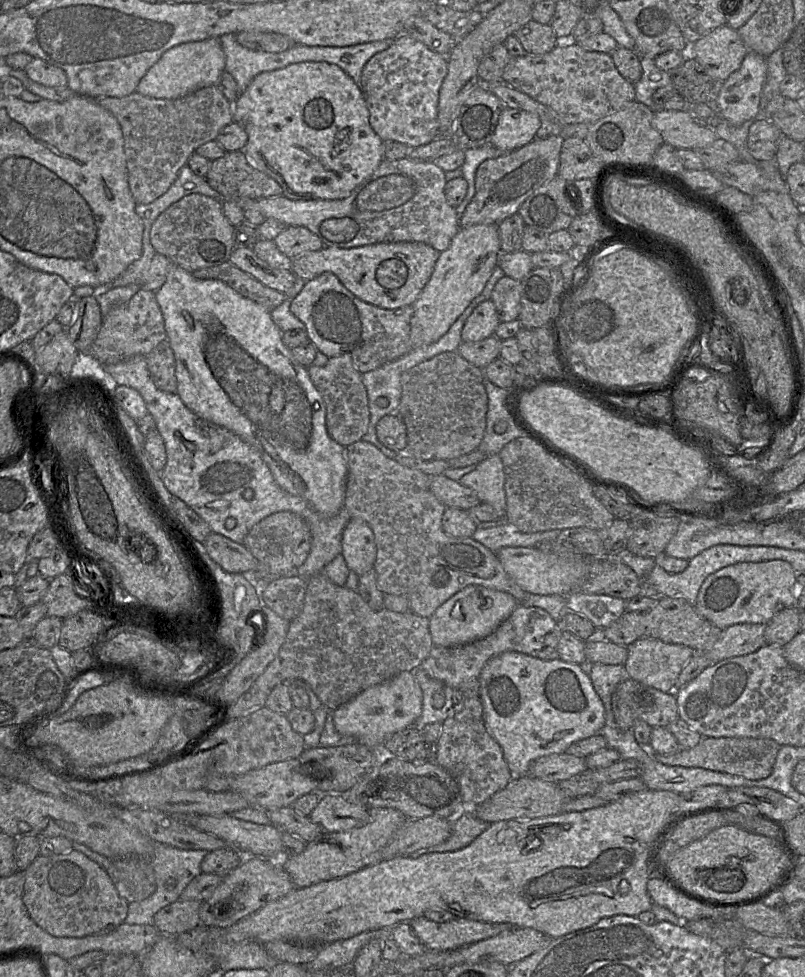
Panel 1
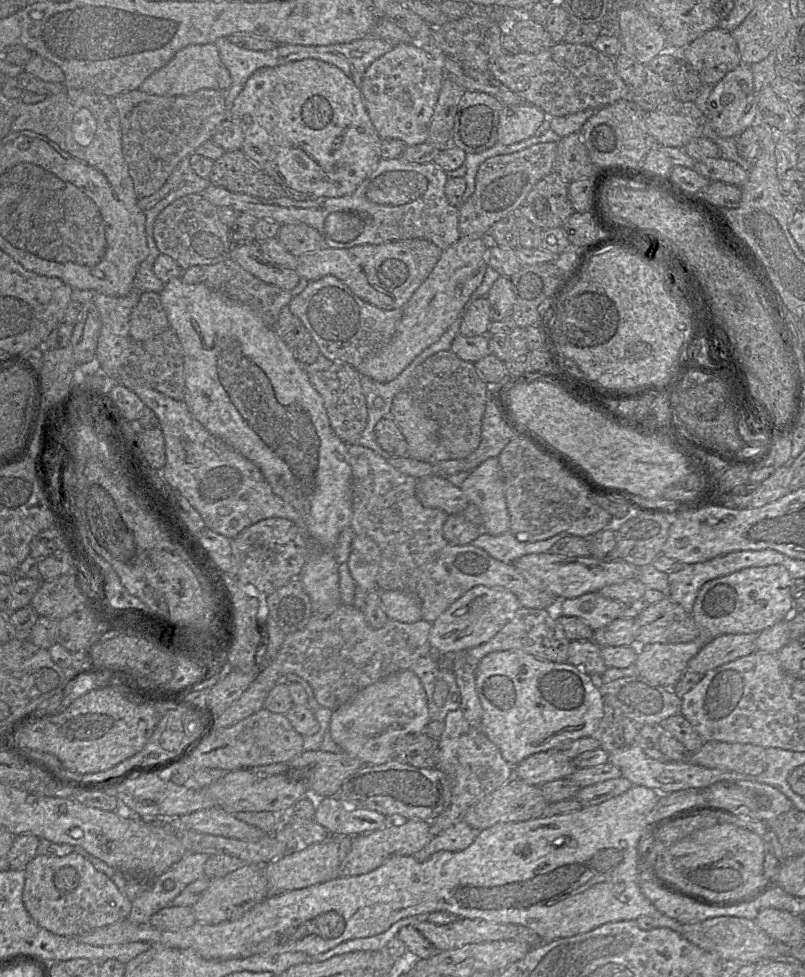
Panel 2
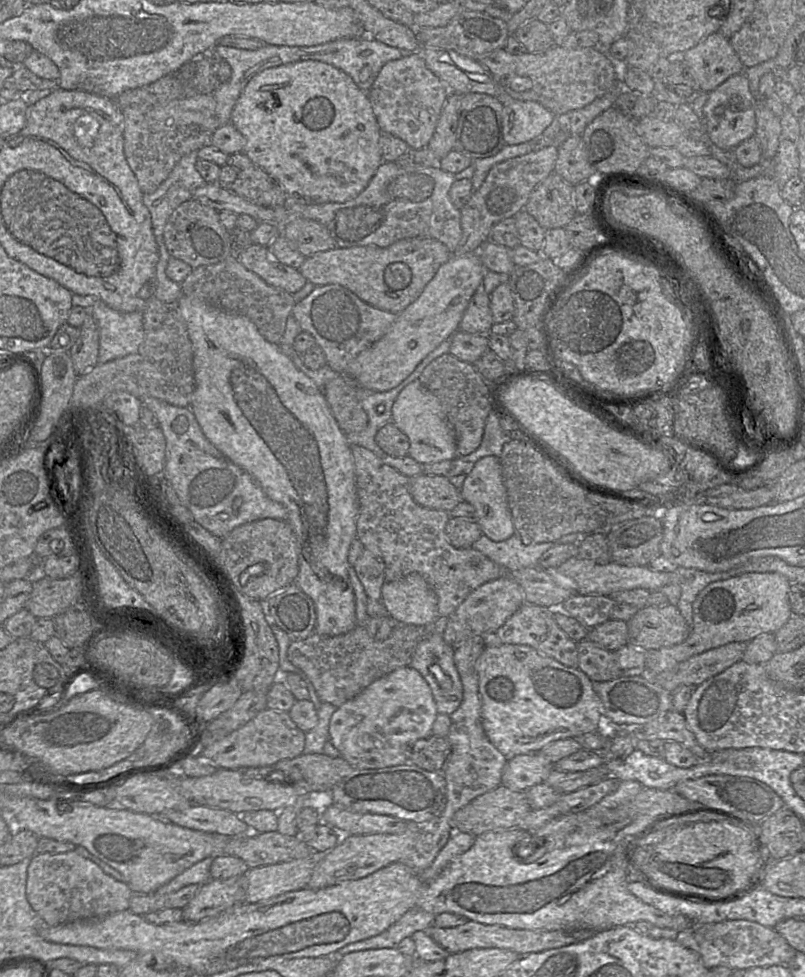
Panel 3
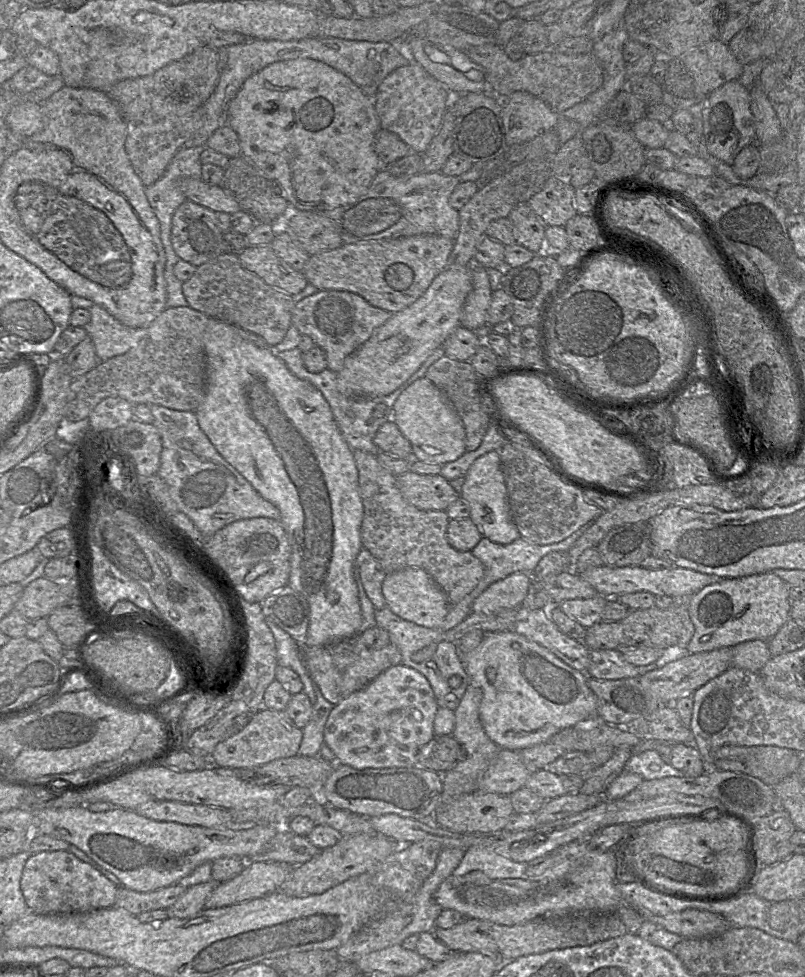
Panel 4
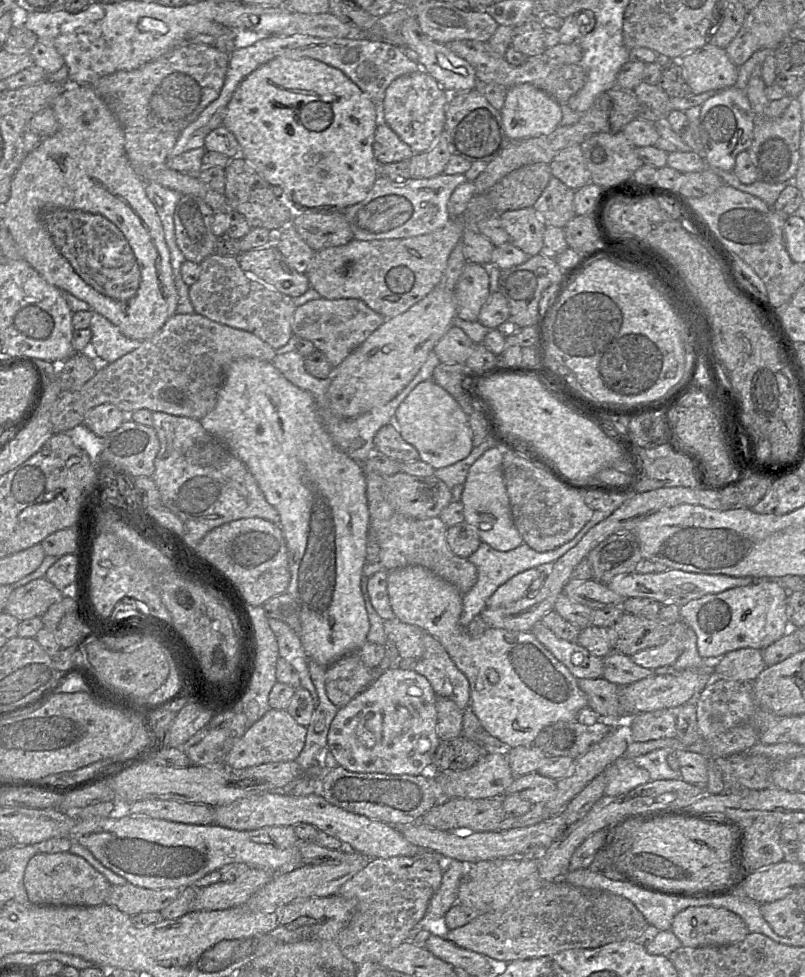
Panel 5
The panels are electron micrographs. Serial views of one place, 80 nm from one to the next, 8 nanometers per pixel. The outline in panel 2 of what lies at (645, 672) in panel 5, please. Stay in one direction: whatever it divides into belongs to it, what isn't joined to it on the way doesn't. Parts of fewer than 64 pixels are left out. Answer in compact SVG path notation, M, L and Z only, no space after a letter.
M592 639L572 640L569 643L568 663L598 679L608 668L601 656L601 648Z

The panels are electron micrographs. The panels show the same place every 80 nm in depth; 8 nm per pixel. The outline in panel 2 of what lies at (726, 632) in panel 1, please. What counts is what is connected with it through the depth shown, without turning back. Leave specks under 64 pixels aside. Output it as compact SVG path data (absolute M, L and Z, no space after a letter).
M722 634L717 636L688 662L686 671L704 675L709 670L753 653L756 650L758 634Z

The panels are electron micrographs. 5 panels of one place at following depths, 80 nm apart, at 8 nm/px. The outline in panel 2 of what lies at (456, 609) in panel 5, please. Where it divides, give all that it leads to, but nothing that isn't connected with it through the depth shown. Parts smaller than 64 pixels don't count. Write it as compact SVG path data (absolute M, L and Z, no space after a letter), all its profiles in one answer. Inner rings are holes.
M403 590L380 591L380 601L391 620L414 623L422 619L420 601L411 592ZM513 648L506 651L494 651L484 656L476 668L475 683L476 692L482 705L483 731L488 739L498 747L504 760L512 767L517 766L521 761L533 754L553 750L563 743L571 743L580 738L595 736L598 733L600 722L604 717L604 700L596 679L568 662L557 663L540 659L520 649Z

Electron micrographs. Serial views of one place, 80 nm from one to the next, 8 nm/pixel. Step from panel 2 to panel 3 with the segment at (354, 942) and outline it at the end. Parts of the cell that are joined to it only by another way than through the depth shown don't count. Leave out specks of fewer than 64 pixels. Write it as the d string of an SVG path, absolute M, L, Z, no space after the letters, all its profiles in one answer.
M421 909L406 912L397 922L386 929L382 935L368 939L365 942L350 943L327 958L341 958L345 954L369 949L397 948L406 937L417 931L426 931L434 925L435 915Z

